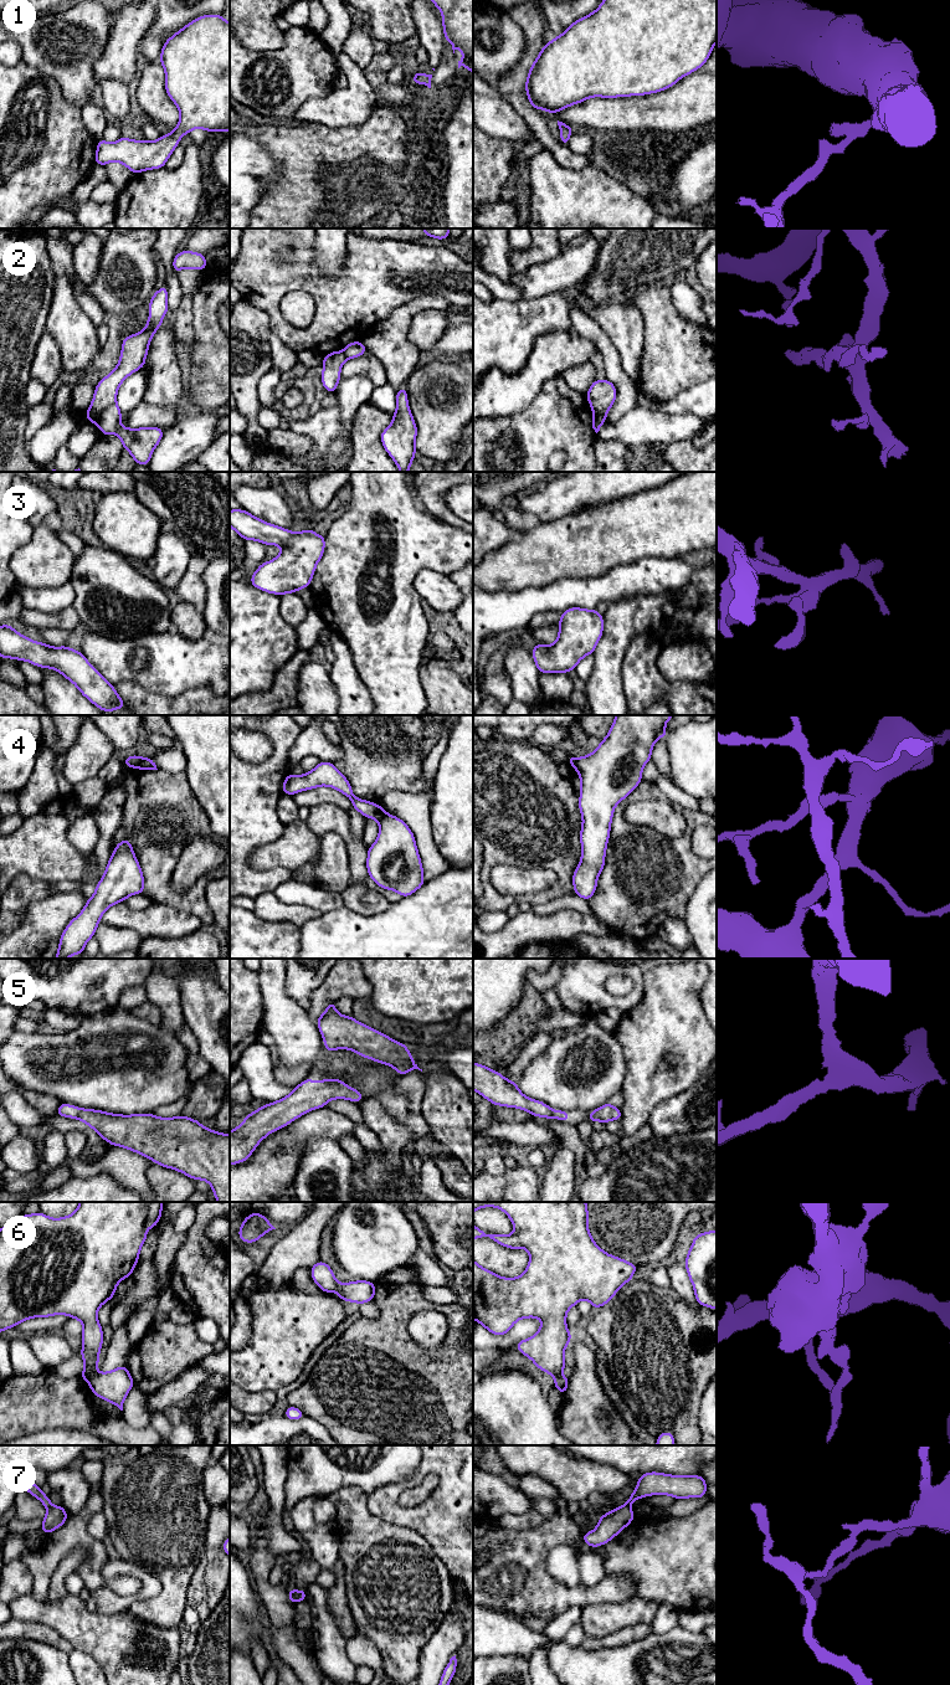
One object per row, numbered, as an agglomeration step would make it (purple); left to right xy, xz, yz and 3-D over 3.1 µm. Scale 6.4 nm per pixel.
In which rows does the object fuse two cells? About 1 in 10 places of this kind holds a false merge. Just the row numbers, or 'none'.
2, 4, 6, 7

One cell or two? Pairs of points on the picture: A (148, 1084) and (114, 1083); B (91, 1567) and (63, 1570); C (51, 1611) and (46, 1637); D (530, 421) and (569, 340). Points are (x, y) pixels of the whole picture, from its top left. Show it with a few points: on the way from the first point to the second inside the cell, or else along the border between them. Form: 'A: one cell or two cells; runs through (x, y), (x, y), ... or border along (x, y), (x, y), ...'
A: one cell; runs through (139, 1083), (123, 1083)
B: two cells; border along (88, 1553), (76, 1549), (62, 1561), (50, 1580)
C: two cells; border along (20, 1619), (46, 1624), (71, 1644)
D: two cells; border along (560, 375), (547, 381), (530, 405)

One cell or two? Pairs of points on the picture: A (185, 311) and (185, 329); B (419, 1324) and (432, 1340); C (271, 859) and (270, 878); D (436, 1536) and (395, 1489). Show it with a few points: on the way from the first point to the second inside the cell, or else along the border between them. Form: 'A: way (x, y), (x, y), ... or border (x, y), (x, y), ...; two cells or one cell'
A: way (185, 316), (185, 324); one cell
B: way (422, 1328), (431, 1336); one cell
C: border (247, 859), (256, 868), (286, 867), (292, 872); two cells
D: way (422, 1522), (417, 1517), (407, 1517), (394, 1503); one cell

